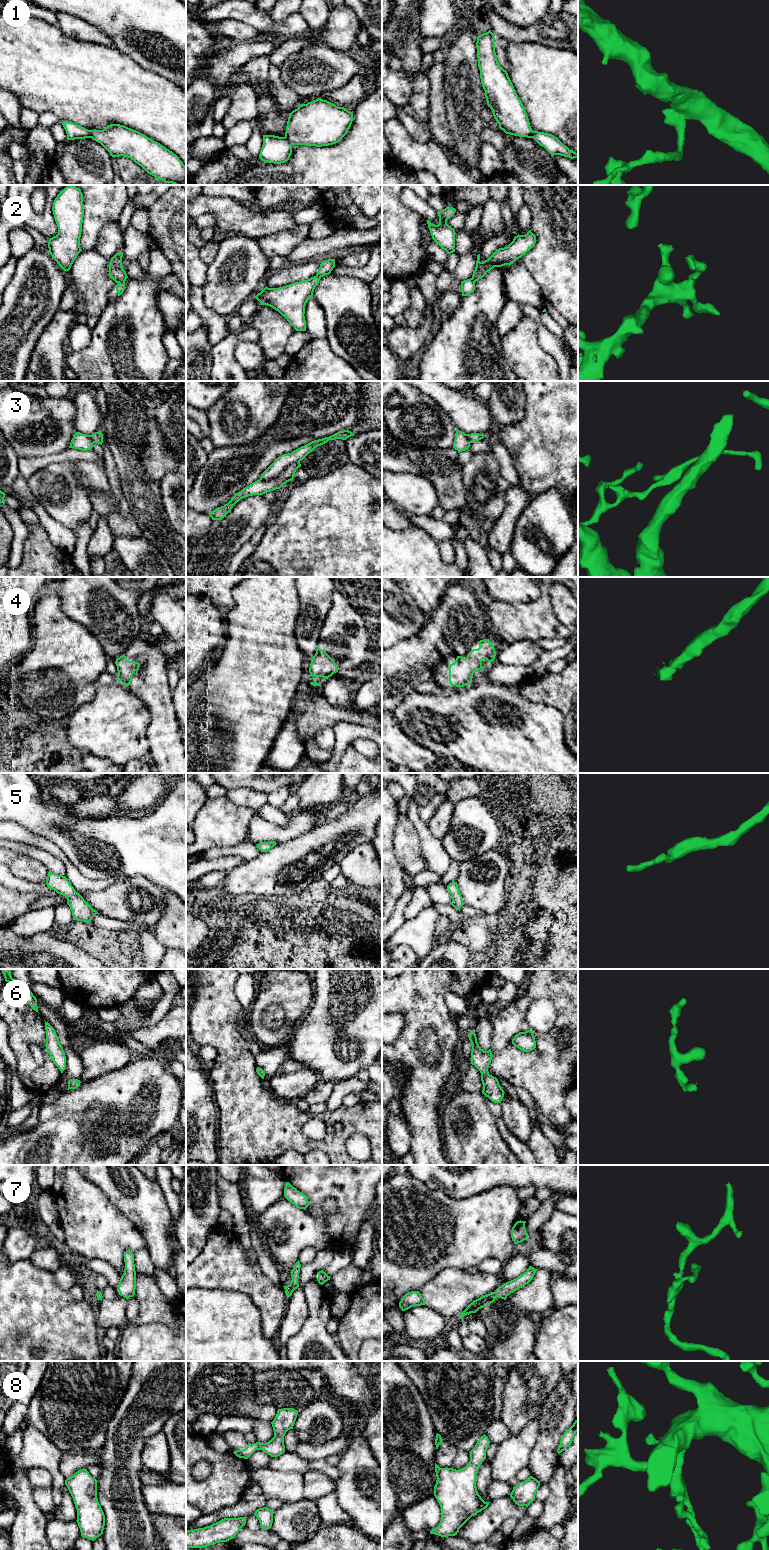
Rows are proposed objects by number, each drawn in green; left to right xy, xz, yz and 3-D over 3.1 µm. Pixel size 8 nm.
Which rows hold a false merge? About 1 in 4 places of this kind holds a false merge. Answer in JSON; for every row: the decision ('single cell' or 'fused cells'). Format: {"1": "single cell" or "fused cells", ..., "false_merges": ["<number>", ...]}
{"1": "single cell", "2": "fused cells", "3": "fused cells", "4": "single cell", "5": "single cell", "6": "single cell", "7": "single cell", "8": "single cell", "false_merges": ["2", "3"]}

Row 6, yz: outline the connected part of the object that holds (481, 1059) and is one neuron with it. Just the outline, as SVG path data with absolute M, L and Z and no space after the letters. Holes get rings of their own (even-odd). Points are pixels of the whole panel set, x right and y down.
M474 1030L468 1035L468 1037L472 1045L471 1064L481 1073L481 1081L483 1084L482 1093L492 1102L501 1103L505 1092L500 1086L498 1079L490 1075L488 1072L493 1056L492 1051L491 1049L484 1051L479 1046Z

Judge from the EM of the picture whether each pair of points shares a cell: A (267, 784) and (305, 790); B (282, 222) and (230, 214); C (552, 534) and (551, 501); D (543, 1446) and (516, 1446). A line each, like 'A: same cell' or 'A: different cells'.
A: different cells
B: same cell
C: same cell
D: different cells

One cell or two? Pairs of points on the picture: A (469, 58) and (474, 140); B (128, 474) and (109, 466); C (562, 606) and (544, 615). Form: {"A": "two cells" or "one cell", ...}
{"A": "one cell", "B": "two cells", "C": "two cells"}

